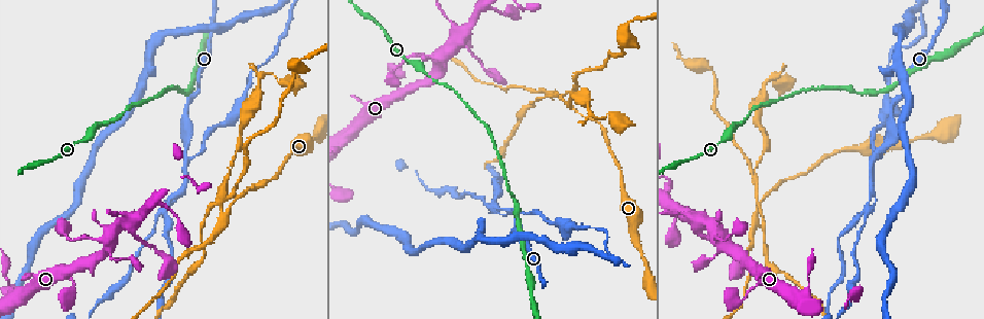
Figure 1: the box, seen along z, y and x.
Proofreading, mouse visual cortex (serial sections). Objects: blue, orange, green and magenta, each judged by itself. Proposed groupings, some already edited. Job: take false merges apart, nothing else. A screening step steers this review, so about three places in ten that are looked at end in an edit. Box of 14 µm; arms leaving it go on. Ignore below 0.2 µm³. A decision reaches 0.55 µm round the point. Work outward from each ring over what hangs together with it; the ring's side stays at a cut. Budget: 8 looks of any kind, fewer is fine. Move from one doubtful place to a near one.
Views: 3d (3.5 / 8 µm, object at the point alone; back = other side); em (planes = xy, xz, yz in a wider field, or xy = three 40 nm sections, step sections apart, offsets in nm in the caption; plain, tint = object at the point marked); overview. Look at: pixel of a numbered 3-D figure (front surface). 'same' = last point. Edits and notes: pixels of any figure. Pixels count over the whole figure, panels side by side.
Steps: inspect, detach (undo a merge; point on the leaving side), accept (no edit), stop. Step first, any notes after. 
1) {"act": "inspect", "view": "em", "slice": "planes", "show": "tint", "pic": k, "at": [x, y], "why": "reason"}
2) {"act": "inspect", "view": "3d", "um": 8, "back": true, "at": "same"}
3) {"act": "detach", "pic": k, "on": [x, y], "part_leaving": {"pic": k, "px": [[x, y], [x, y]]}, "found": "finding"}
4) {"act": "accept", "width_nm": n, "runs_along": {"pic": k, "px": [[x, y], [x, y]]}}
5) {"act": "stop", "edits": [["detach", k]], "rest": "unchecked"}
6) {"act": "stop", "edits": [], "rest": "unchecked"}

{"act": "inspect", "view": "3d", "um": 3.5, "pic": 1, "at": [760, 201], "why": "arms run side by side"}

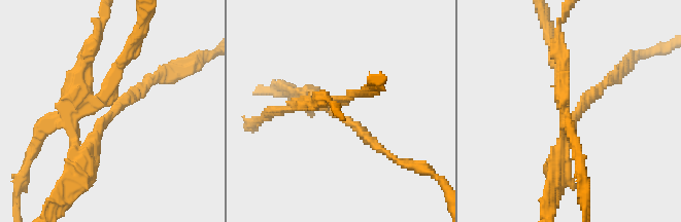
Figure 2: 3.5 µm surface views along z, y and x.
{"act": "inspect", "view": "em", "slice": "xy", "step": 1, "show": "tint", "pic": 2, "at": [94, 113], "why": "shape alone is not enough"}

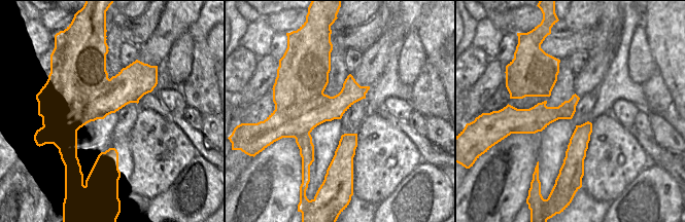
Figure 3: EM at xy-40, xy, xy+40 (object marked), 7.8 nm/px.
{"act": "detach", "pic": 2, "on": [70, 98], "width_nm": 320, "part_leaving": {"pic": 2, "px": [[92, 111], [75, 73], [98, 26]]}, "found": "two cells meet here"}

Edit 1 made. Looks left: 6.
{"act": "inspect", "view": "overview", "why": "see it whole again"}

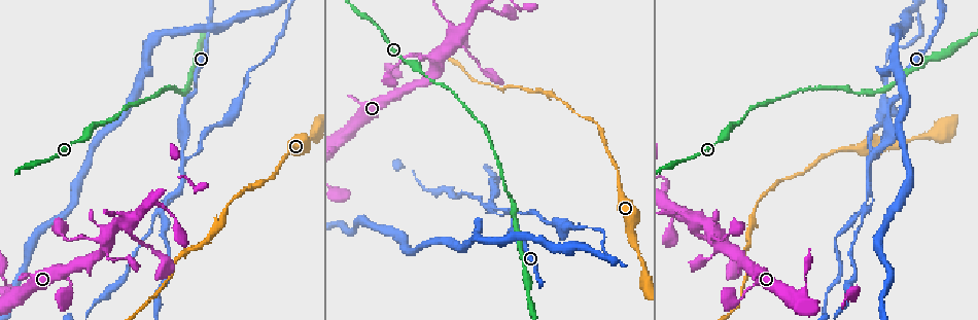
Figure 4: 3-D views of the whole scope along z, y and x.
{"act": "inspect", "view": "em", "slice": "xy", "step": 3, "show": "tint", "pic": 4, "at": [868, 157], "why": "abrupt turn"}

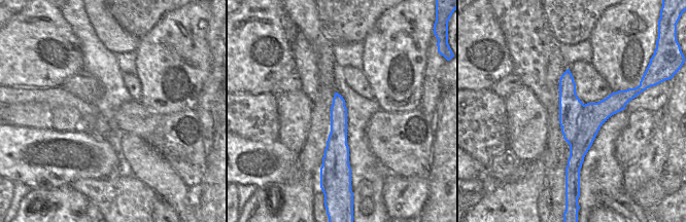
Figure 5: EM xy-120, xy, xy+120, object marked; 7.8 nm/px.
{"act": "inspect", "view": "3d", "um": 3.5, "at": "same", "why": "wider look"}

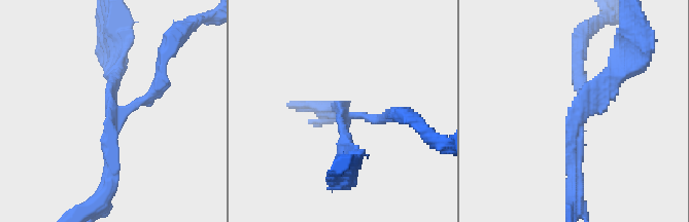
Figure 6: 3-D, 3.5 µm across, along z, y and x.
{"act": "detach", "pic": 6, "on": [151, 93], "arms": 3, "part_leaving": {"pic": 6, "px": [[121, 111], [162, 82], [177, 35]]}, "found": "two cells meet here"}

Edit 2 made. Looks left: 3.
{"act": "inspect", "view": "overview"}

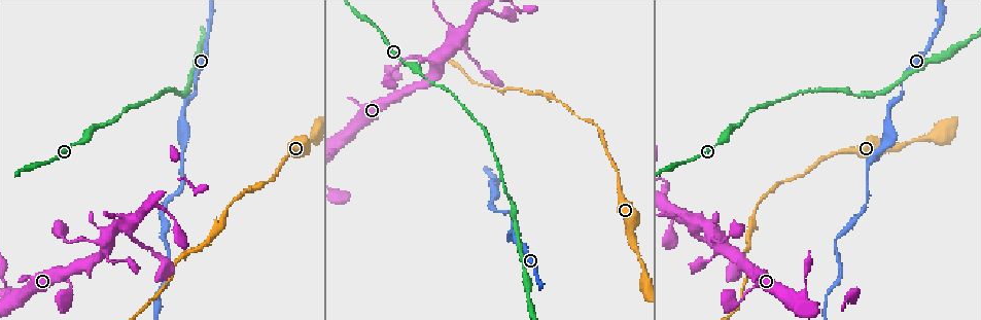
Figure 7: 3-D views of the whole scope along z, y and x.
{"act": "inspect", "view": "3d", "um": 3.5, "pic": 7, "at": [65, 279], "why": "thin arm on a thick one"}

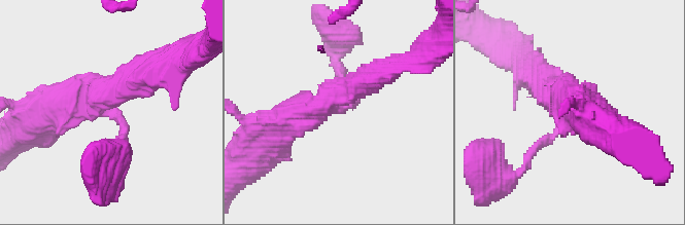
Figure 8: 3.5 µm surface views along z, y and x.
{"act": "inspect", "view": "em", "slice": "xy", "step": 3, "show": "tint", "pic": 8, "at": [338, 110], "arms": 3, "arm_widths_nm": [150, 400, 600]}

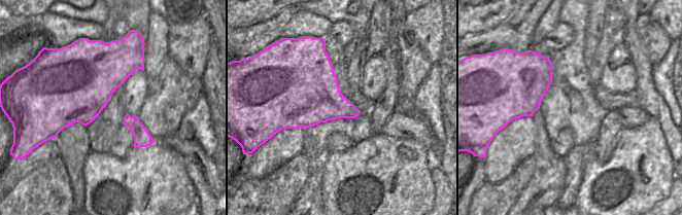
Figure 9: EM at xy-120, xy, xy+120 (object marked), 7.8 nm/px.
{"act": "accept", "found": "one cell here"}

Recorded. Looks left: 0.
{"act": "stop", "edits": [["detach", 2], ["detach", 6]], "rest": "unchecked"}

